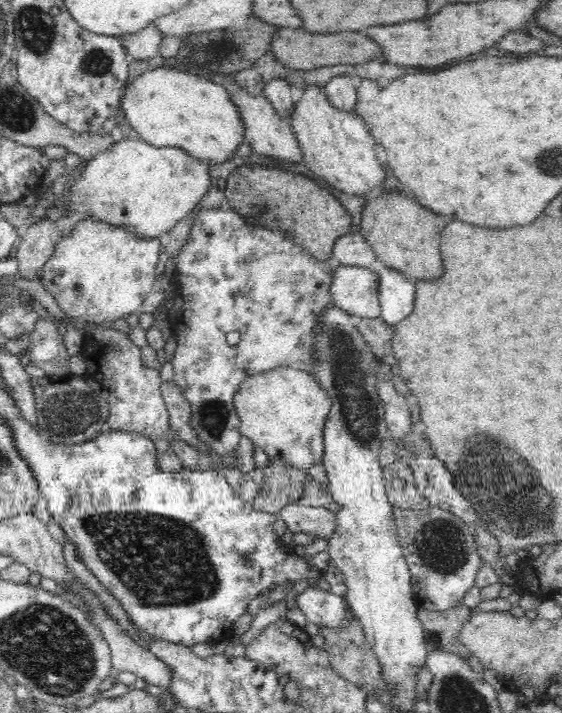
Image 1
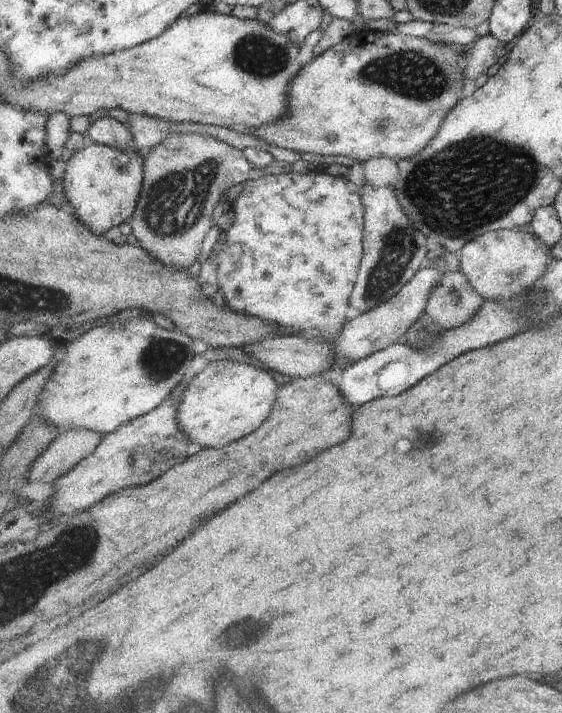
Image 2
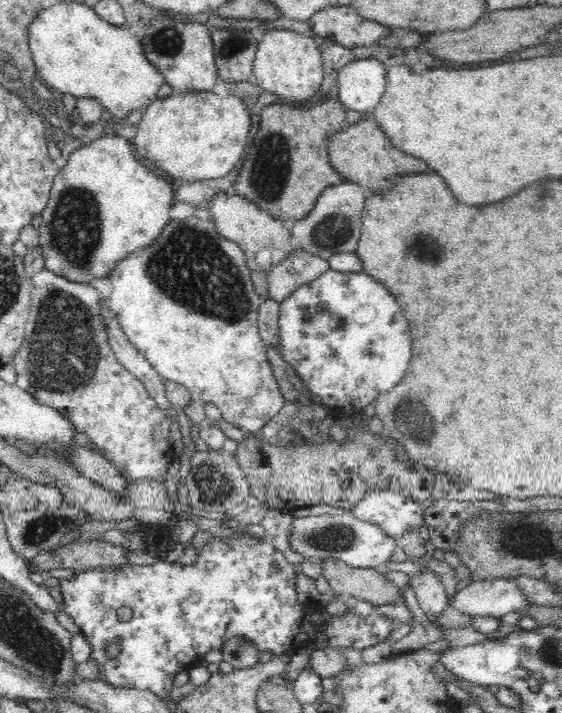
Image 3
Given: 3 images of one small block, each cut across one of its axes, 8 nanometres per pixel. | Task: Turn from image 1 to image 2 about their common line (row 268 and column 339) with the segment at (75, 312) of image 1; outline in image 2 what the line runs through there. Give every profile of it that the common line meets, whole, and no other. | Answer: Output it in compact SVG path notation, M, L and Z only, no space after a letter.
M363 30L348 36L345 41L337 46L330 48L325 54L318 58L314 58L309 64L299 72L298 76L291 82L289 90L290 110L287 117L281 117L273 124L261 125L253 129L247 129L245 133L252 135L256 139L261 139L267 145L278 146L279 148L289 149L297 152L313 152L326 156L349 156L355 160L363 162L372 159L377 155L385 155L386 157L397 161L411 158L421 149L425 149L435 137L438 136L439 124L445 120L445 116L450 112L451 108L455 108L459 104L461 98L461 90L465 82L465 72L463 72L463 64L466 60L462 54L459 54L449 45L437 44L428 39L421 37L410 37L404 34L386 33L385 31Z

